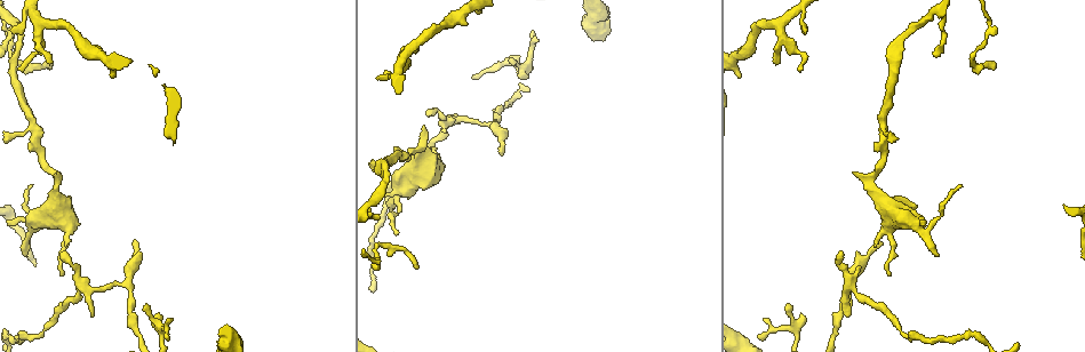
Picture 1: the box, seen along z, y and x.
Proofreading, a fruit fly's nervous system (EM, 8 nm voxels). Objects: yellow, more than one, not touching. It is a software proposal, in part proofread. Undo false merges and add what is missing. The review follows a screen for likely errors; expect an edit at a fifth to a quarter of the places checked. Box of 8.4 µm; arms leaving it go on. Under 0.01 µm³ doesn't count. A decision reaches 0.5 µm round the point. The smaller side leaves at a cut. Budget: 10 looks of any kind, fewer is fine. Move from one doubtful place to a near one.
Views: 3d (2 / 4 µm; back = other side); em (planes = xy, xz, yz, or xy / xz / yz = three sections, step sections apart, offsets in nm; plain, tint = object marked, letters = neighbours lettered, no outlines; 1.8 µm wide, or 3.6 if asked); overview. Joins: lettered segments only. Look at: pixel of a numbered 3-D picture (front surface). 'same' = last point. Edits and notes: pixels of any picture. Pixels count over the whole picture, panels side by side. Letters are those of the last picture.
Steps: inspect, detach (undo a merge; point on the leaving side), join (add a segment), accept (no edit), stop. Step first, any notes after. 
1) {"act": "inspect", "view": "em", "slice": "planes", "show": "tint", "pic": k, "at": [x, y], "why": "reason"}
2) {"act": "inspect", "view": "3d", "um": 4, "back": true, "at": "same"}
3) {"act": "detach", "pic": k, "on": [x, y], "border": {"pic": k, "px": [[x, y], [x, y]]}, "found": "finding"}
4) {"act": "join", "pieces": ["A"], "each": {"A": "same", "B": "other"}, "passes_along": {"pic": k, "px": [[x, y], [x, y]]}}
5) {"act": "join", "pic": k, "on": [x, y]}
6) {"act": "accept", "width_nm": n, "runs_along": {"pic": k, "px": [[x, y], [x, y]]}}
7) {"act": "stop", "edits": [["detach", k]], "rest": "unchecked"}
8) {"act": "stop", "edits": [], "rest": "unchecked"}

{"act": "inspect", "view": "em", "slice": "yz", "step": 4, "show": "letters", "pic": 1, "at": [431, 148], "why": "free end"}

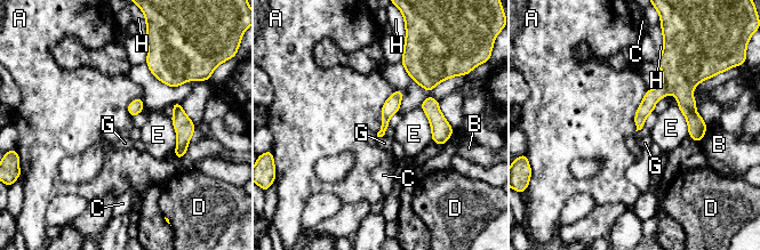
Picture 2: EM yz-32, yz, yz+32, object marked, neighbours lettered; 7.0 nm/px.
{"act": "accept", "width_nm": 100, "each": {"A": "other", "B": "other", "C": "other", "D": "other", "E": "other", "G": "other", "H": "other"}, "found": "none of them fits"}

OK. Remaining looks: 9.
{"act": "inspect", "view": "em", "um": 3.6, "slice": "planes", "show": "letters", "pic": 1, "at": [144, 309], "why": "thin end"}

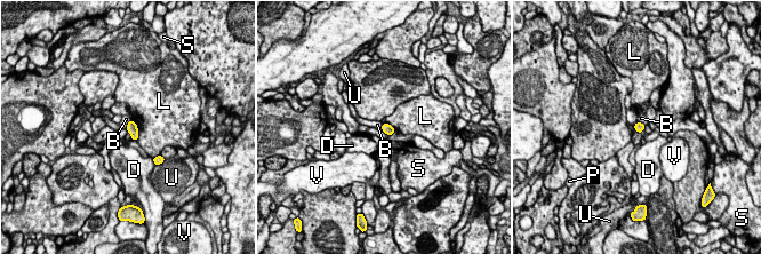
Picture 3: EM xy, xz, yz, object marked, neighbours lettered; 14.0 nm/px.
{"act": "accept", "each": {"B": "other", "D": "other", "L": "other", "P": "other", "S": "other", "U": "other", "V": "other"}, "border": {"pic": 3, "px": [[131, 119], [125, 128]]}, "found": "none of them fits"}

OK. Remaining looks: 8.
{"act": "inspect", "view": "em", "slice": "planes", "show": "plain", "pic": 1, "at": [20, 63], "why": "abrupt turn"}

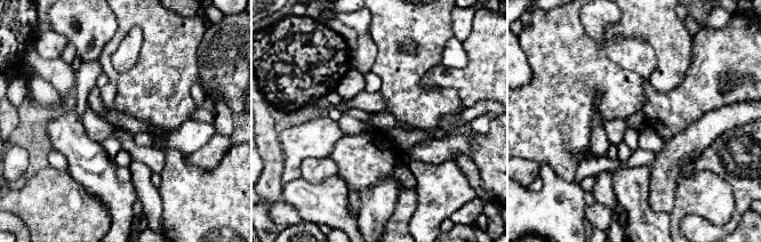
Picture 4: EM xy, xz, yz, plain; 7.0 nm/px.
{"act": "inspect", "view": "em", "slice": "planes", "show": "letters", "at": "same"}

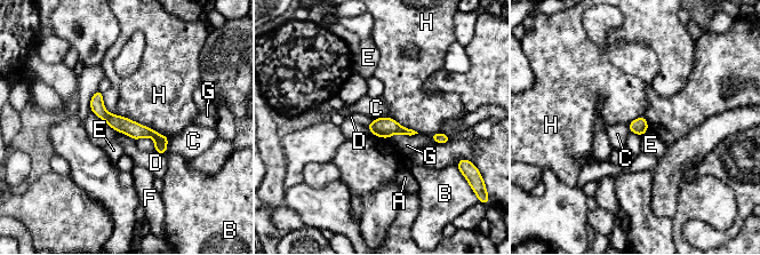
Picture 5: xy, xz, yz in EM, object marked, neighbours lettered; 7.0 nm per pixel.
{"act": "accept", "each": {"A": "other", "B": "other", "C": "other", "D": "other", "E": "other", "F": "other", "G": "other", "H": "other"}, "border": {"pic": 5, "px": [[116, 130], [122, 132], [136, 141]]}, "found": "one neuron here"}

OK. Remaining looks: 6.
{"act": "inspect", "view": "3d", "um": 4, "pic": 1, "at": [33, 184], "why": "thin end"}

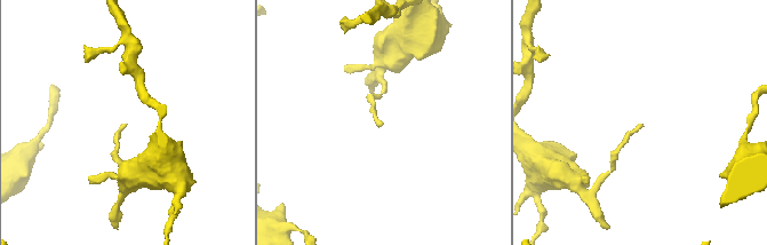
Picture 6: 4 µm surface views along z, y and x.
{"act": "inspect", "view": "em", "slice": "planes", "show": "tint", "pic": 6, "at": [124, 127]}

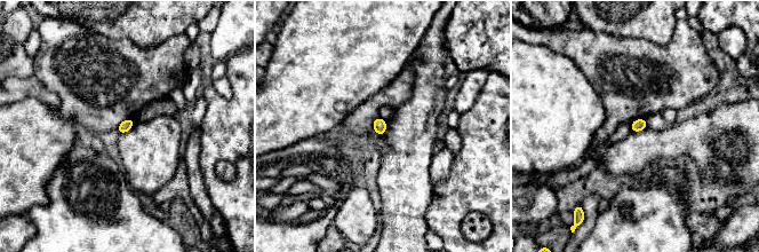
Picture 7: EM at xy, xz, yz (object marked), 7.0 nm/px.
{"act": "inspect", "view": "em", "slice": "planes", "show": "letters", "at": "same"}

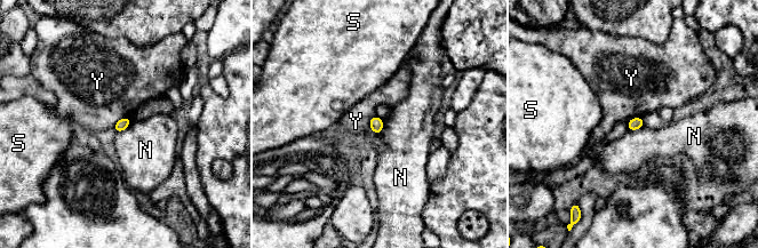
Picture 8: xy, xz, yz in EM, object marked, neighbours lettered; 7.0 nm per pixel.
{"act": "accept", "each": {"N": "other", "S": "other", "Y": "other"}, "border": {"pic": 8, "px": [[132, 120], [124, 129], [117, 133]]}, "found": "no lettered segment goes on from it"}

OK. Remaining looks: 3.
{"act": "stop", "edits": [], "rest": "unchecked"}

